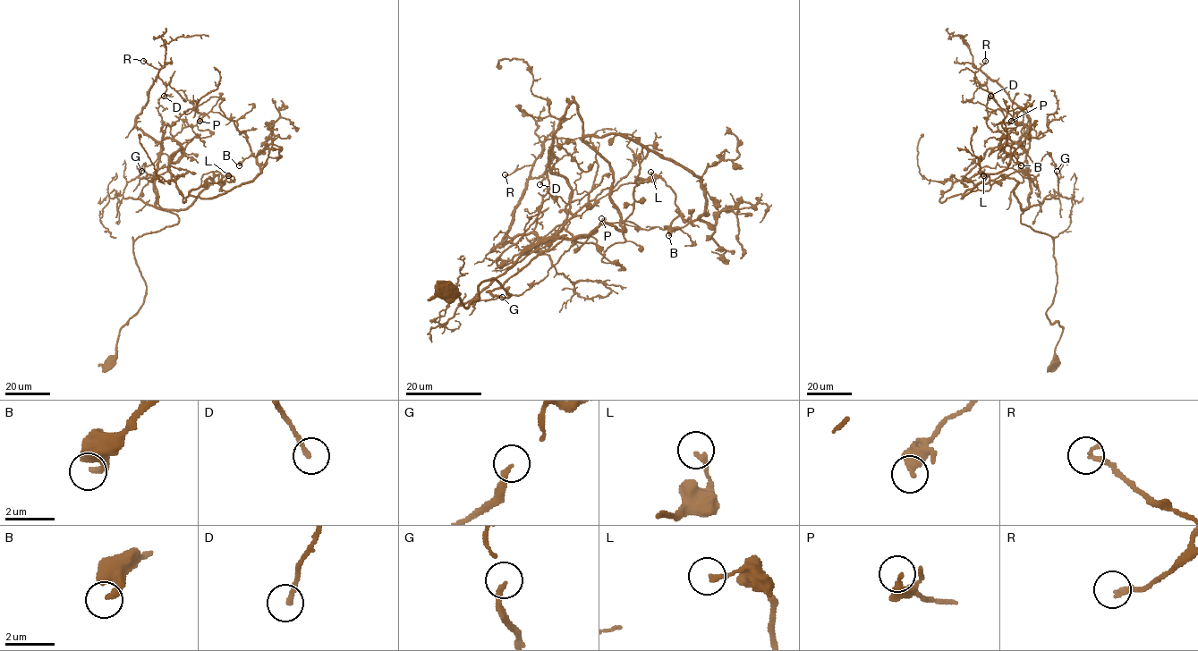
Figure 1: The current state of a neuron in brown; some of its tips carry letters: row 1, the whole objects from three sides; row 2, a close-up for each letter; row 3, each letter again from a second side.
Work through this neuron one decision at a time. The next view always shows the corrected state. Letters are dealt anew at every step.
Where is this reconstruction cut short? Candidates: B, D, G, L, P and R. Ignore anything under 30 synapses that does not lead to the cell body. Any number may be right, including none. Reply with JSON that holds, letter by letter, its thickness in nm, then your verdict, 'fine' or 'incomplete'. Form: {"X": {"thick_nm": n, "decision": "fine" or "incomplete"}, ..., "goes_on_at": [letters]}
{"B": {"thick_nm": 280, "decision": "fine"}, "D": {"thick_nm": 200, "decision": "fine"}, "G": {"thick_nm": 200, "decision": "incomplete"}, "L": {"thick_nm": 180, "decision": "fine"}, "P": {"thick_nm": 300, "decision": "fine"}, "R": {"thick_nm": 180, "decision": "fine"}, "goes_on_at": ["G"]}

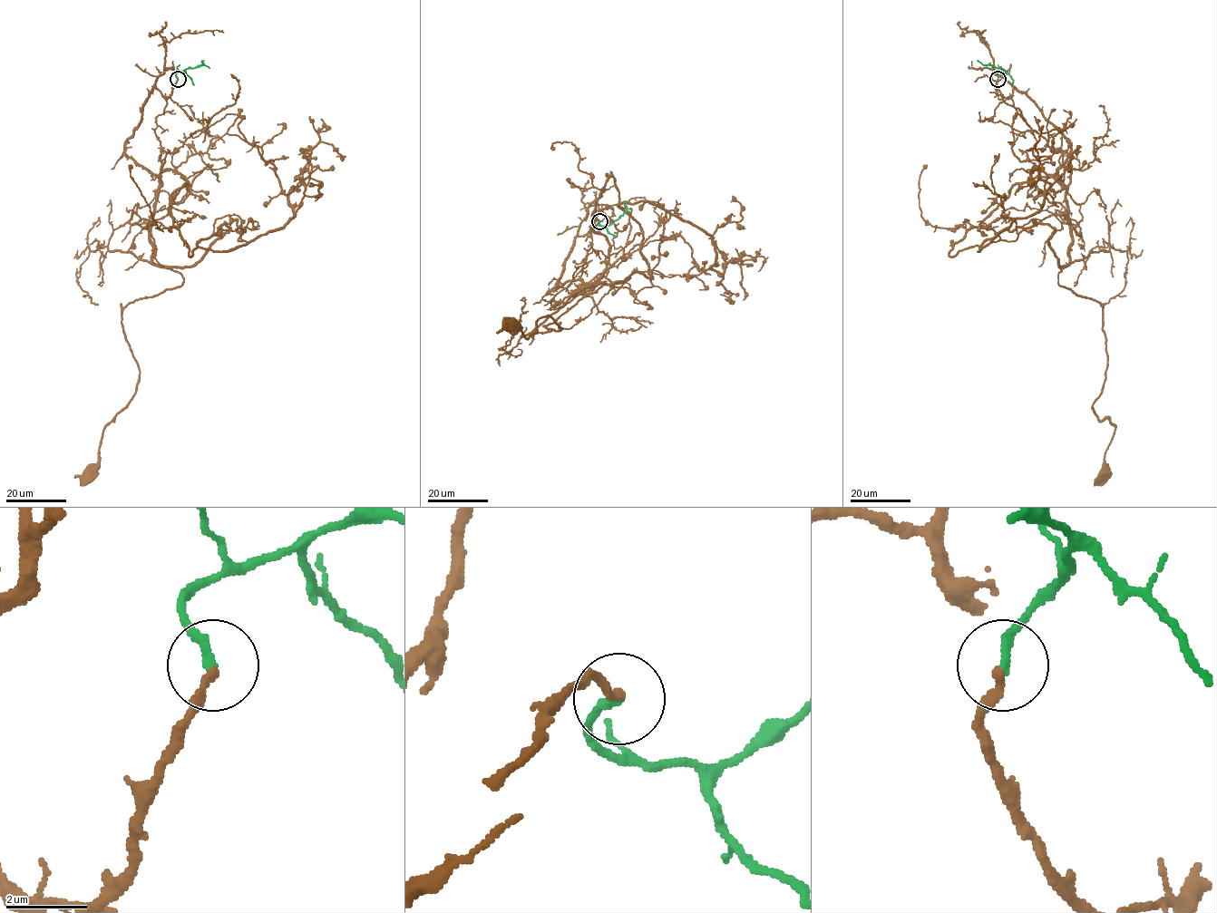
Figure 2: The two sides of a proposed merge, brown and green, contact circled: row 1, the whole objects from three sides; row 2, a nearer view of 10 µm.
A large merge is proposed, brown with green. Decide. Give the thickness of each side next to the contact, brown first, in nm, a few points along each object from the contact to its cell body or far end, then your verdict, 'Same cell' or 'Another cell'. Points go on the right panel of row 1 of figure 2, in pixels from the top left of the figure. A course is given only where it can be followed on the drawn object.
Thickness 200 nm (brown) against 240 nm. Course of brown: (997, 79), (1070, 144), (1058, 284), (1102, 309), (1092, 410), (1114, 427), (1105, 473). Course of green: (997, 79), (1001, 68), (982, 64), (978, 60). Same cell

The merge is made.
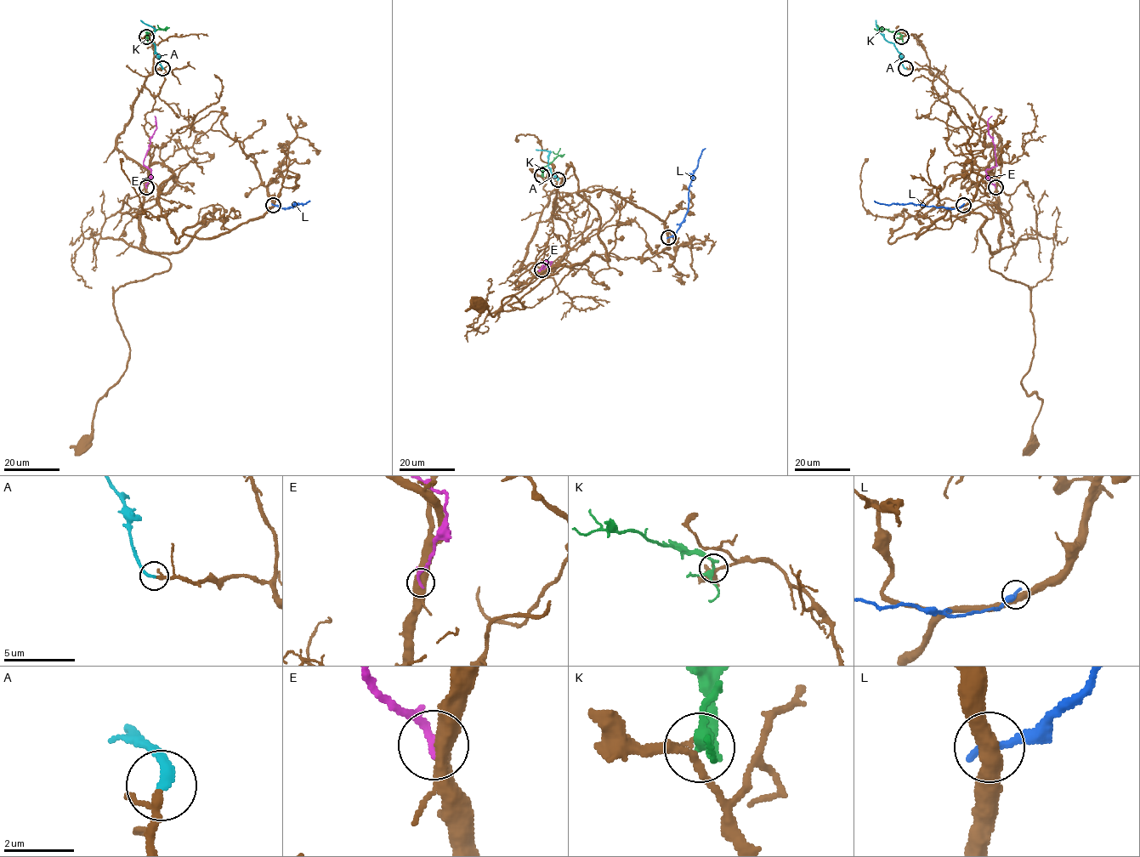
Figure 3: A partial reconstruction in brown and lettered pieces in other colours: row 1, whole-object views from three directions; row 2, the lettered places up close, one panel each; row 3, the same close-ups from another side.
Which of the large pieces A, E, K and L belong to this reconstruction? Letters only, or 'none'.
A

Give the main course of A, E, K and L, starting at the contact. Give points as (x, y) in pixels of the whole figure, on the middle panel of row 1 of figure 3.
A: (557, 179), (548, 167), (549, 151), (535, 150)
E: (541, 269), (546, 259), (538, 270), (552, 262), (549, 266)
K: (541, 175), (543, 169), (558, 156), (552, 151)
L: (668, 237), (678, 228), (687, 211), (689, 184), (698, 159), (706, 148)

